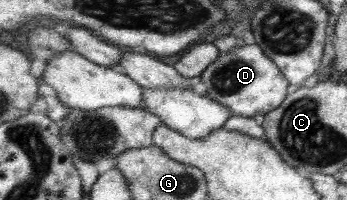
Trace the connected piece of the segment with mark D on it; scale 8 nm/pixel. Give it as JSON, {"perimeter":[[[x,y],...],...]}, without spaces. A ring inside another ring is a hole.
{"perimeter":[[[256,43],[239,45],[227,54],[220,53],[218,59],[200,76],[207,87],[206,96],[229,107],[235,116],[264,116],[279,107],[292,89],[279,67],[267,58]]]}

